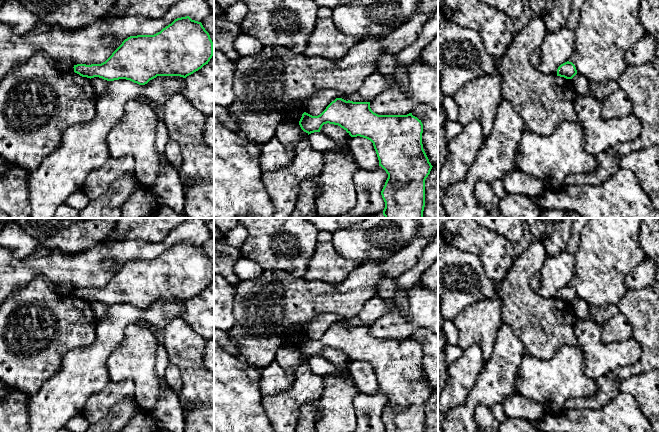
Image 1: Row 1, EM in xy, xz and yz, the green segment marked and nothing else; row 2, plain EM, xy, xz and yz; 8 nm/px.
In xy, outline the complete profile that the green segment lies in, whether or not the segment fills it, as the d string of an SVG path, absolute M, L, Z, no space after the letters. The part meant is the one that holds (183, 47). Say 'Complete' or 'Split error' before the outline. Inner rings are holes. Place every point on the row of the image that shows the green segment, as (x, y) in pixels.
Complete. M186 16L154 35L128 37L101 64L77 64L73 68L75 73L90 79L126 79L145 85L157 76L186 78L208 64L212 56L209 33L201 22Z

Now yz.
Complete. M565 62L561 64L557 69L557 76L564 77L566 79L572 79L577 74L575 65L572 62Z

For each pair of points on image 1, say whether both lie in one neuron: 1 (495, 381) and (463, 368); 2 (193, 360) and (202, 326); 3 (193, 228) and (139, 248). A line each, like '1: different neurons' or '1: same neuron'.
1: different neurons
2: different neurons
3: same neuron

